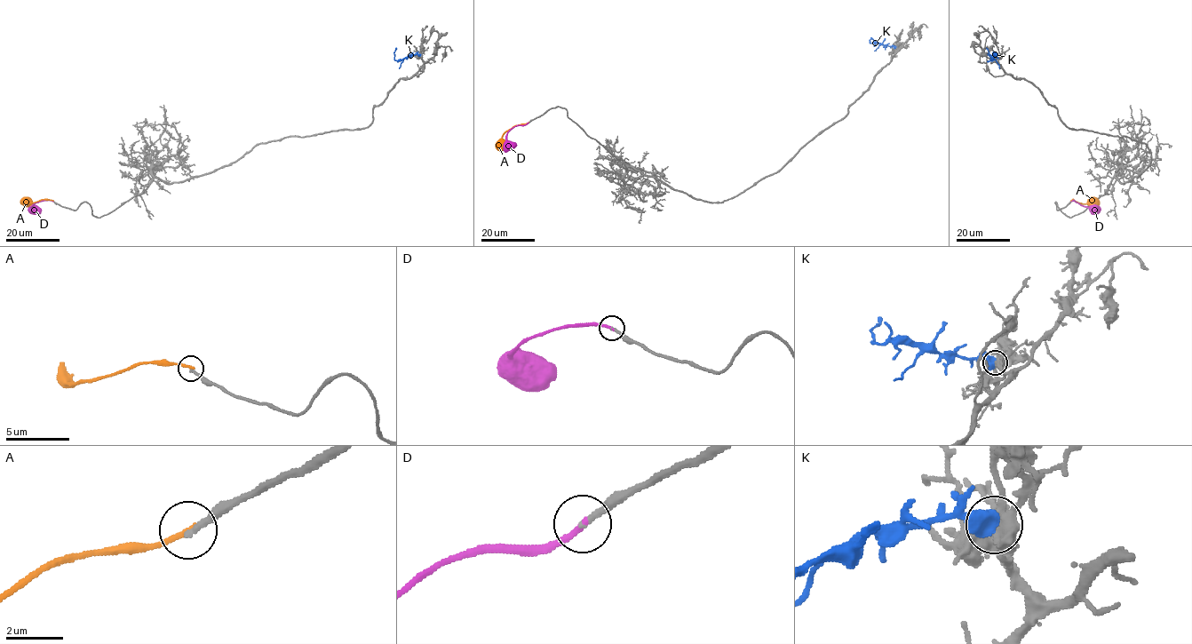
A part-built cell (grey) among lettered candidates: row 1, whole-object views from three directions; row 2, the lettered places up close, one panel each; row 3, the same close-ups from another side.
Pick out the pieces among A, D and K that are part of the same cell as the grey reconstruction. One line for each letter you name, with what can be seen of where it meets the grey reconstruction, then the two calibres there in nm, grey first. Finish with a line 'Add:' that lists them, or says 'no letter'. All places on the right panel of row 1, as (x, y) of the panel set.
D: (1071, 201) | 200/220 nm
Add: D

